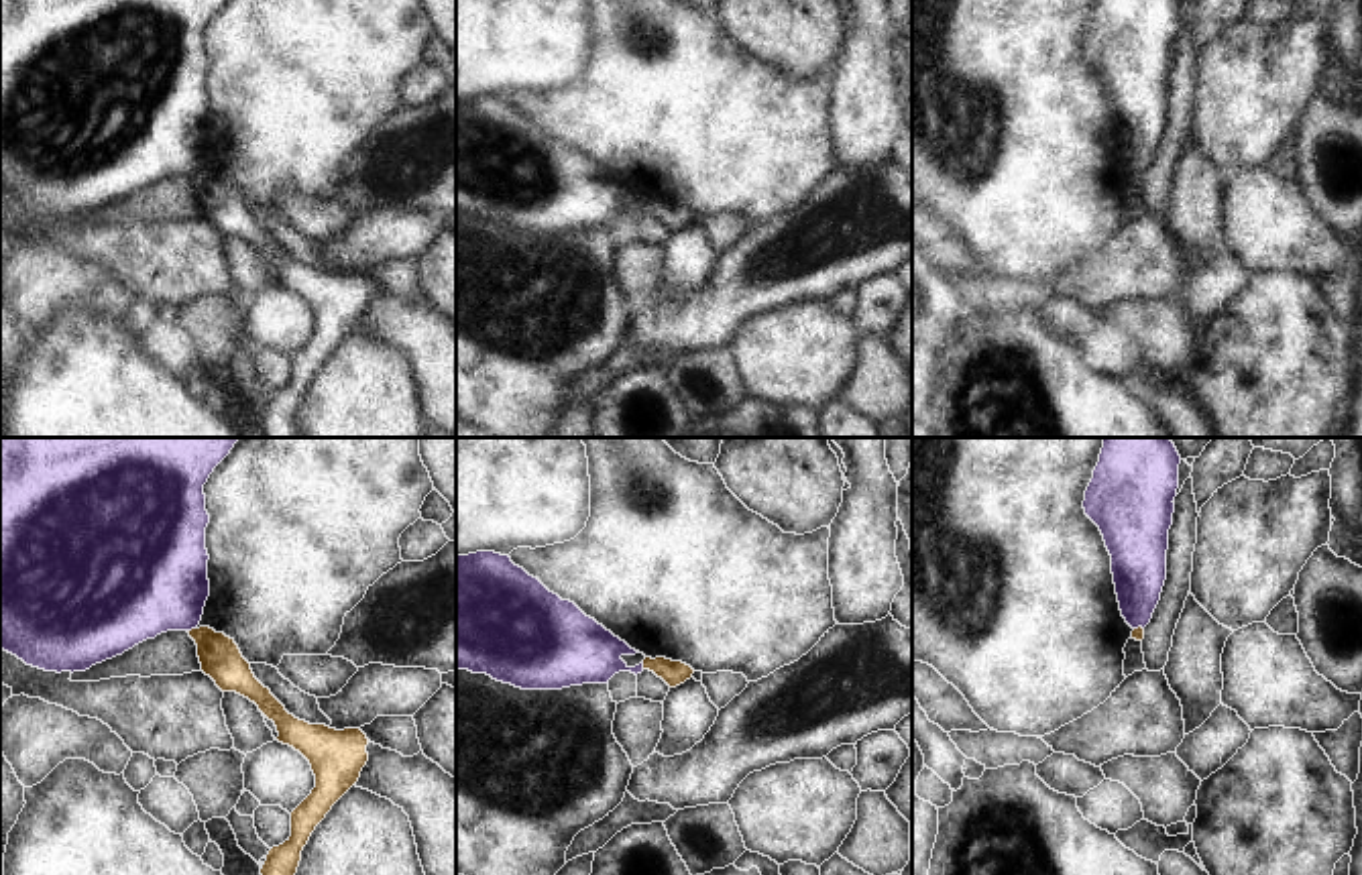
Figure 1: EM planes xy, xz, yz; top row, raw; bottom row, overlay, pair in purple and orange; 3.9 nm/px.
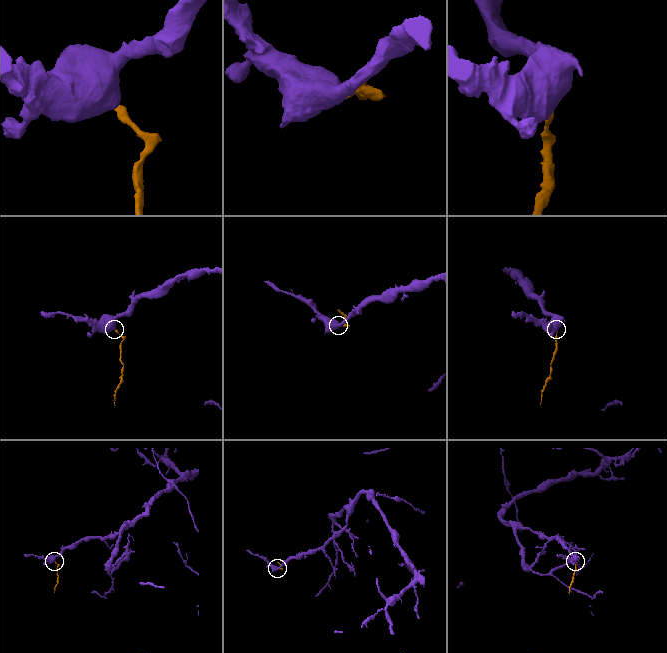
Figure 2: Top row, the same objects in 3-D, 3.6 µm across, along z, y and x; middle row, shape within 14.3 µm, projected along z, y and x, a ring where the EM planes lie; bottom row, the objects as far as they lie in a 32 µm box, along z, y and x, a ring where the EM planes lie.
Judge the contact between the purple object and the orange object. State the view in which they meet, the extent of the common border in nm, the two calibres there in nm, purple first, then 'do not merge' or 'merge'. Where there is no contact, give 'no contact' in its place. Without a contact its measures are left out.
xy | 40 nm | 440/160 nm | do not merge

